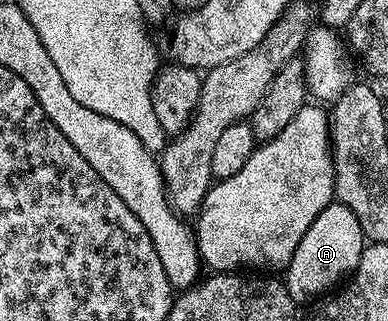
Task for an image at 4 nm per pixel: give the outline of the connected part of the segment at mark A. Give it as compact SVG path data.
M340 202L331 203L316 216L285 267L283 283L292 300L303 304L331 287L343 275L356 271L364 247L365 235L355 214Z

